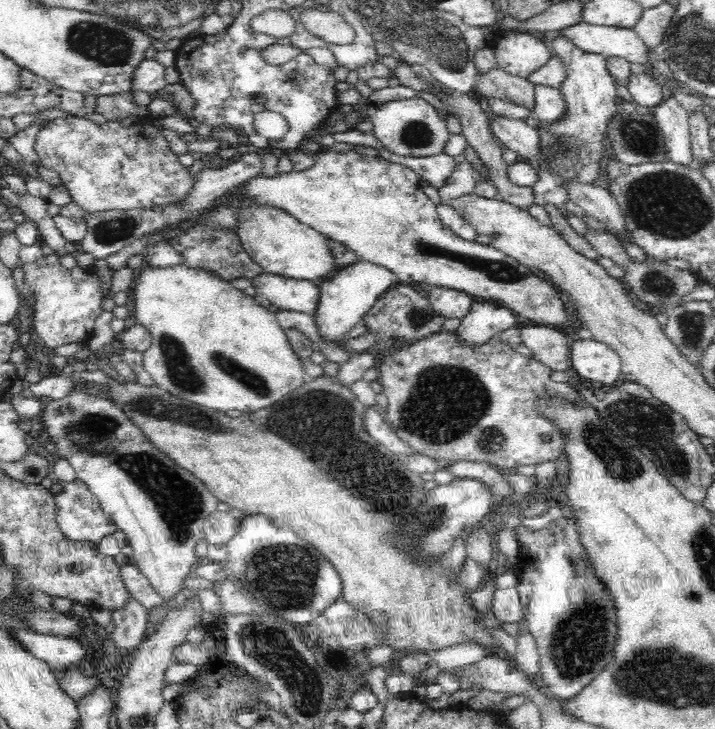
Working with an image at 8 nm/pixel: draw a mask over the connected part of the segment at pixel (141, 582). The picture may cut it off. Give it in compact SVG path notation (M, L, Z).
M133 562L122 564L119 567L121 579L126 583L126 587L128 587L134 600L137 600L147 610L160 606L161 599L153 591L149 580Z

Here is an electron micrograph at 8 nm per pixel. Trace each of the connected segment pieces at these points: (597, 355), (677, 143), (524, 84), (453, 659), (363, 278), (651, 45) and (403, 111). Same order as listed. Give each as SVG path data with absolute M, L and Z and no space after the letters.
M582 337L571 347L571 372L583 380L614 384L621 378L621 359L604 342Z
M673 96L652 110L652 115L662 131L664 158L680 166L693 166L693 152L687 111Z
M496 67L486 75L480 75L480 78L476 79L474 94L496 97L511 102L513 105L529 110L529 116L534 117L535 90L536 86L527 78L517 78Z
M468 639L467 641L441 648L431 653L431 655L436 660L440 670L452 672L456 667L466 666L482 660L487 653L488 649L480 641Z
M356 259L336 270L330 278L320 281L321 304L314 322L324 341L344 345L345 335L364 318L364 314L368 314L368 310L376 304L376 300L381 298L396 282L392 271L364 259Z
M664 1L660 6L643 10L642 18L633 26L636 34L645 42L649 52L655 52L662 44L669 20L675 13L676 6Z
M421 97L390 100L384 104L379 104L371 111L371 121L373 124L372 134L375 135L378 142L383 148L400 156L423 157L442 153L450 136L446 121L440 118L440 111Z

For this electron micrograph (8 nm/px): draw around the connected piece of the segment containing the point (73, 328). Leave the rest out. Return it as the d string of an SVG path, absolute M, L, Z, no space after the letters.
M57 253L40 258L33 263L22 263L22 272L25 279L25 294L34 296L34 320L32 320L32 333L45 352L52 351L58 347L70 343L87 343L94 332L94 322L102 312L101 302L103 301L103 290L98 276L91 268L80 268L76 266L67 270L60 263Z

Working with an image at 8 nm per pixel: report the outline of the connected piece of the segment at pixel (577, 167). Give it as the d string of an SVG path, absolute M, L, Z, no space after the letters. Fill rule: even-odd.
M560 33L552 40L552 51L563 62L565 68L565 80L560 88L564 101L568 103L568 114L562 122L548 126L537 126L538 133L542 137L542 149L550 152L550 159L554 165L554 174L547 170L538 170L538 182L534 184L535 203L543 206L544 203L556 205L562 214L568 212L566 191L561 183L564 179L576 179L576 181L599 183L600 161L606 154L606 140L604 131L607 120L618 111L618 98L616 97L616 84L609 77L606 70L606 57L587 53L571 38ZM560 173L560 178L555 176Z

